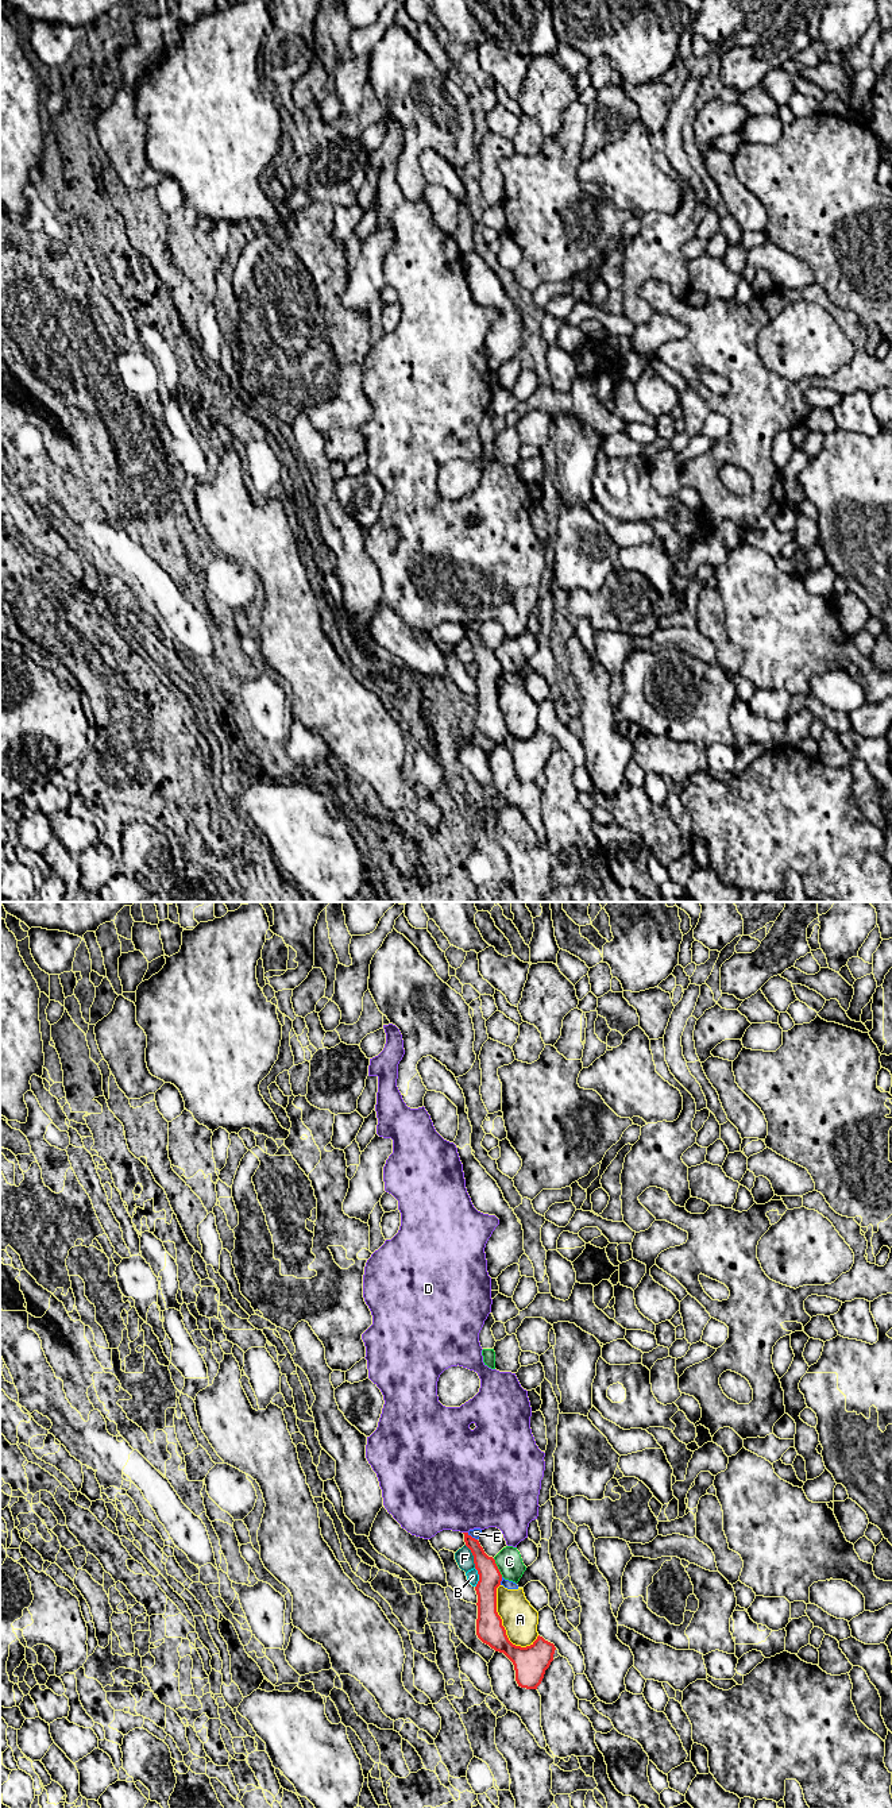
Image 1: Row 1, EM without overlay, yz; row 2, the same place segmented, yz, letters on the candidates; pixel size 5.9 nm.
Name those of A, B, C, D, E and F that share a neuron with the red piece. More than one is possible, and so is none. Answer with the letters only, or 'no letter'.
no letter

